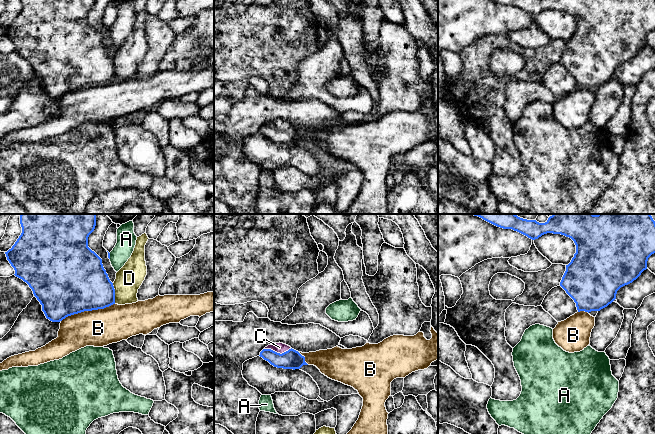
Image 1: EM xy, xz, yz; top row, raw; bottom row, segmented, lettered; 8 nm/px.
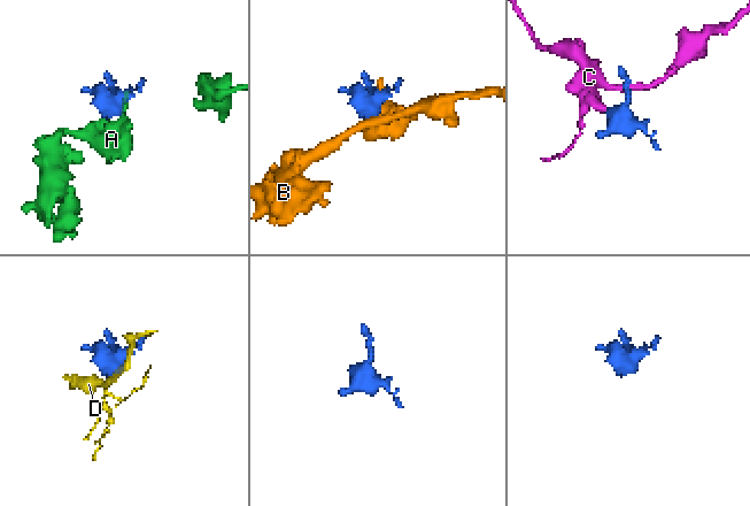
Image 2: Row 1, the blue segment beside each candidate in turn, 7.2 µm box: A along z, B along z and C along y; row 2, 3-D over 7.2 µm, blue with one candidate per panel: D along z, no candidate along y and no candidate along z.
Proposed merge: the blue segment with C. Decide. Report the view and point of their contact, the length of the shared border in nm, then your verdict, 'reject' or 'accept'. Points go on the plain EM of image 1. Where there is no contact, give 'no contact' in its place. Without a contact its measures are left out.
xz (277, 129) | 220 nm | accept

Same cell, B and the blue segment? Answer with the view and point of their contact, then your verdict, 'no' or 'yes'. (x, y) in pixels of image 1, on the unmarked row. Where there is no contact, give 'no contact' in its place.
meets blue in xy at (87, 86); no

